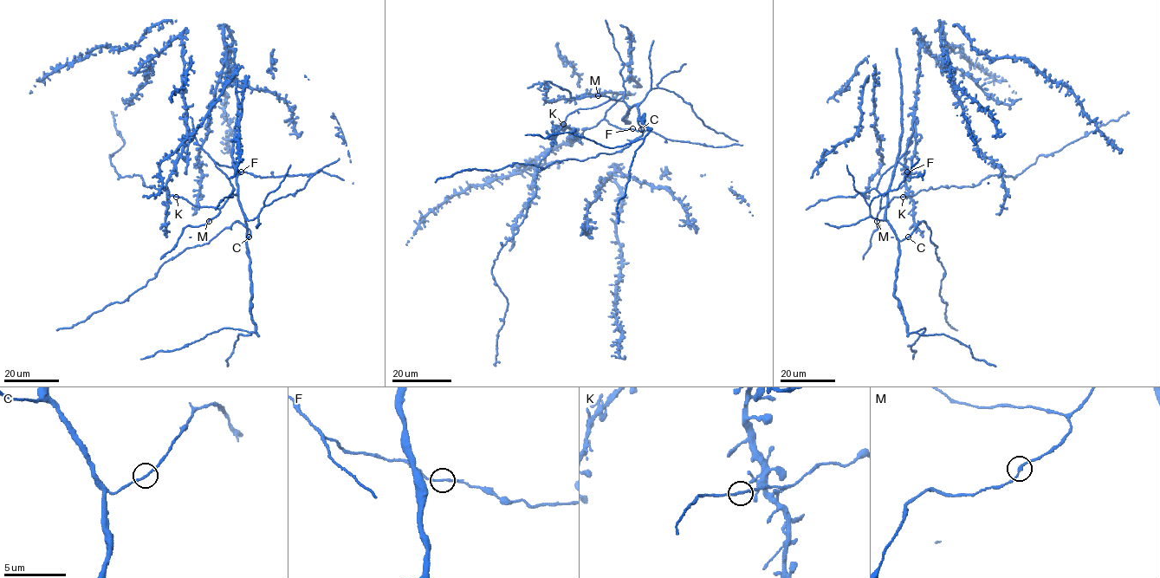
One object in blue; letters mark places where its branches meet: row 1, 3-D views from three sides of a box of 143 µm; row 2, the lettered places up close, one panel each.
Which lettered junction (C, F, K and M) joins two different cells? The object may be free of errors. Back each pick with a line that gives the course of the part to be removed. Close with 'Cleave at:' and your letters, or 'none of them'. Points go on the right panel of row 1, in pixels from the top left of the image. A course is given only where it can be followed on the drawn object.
Cleave at: none of them

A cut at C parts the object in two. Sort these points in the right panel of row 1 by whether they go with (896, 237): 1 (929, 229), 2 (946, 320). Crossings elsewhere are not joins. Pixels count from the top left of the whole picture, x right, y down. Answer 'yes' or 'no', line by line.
1: no
2: no

